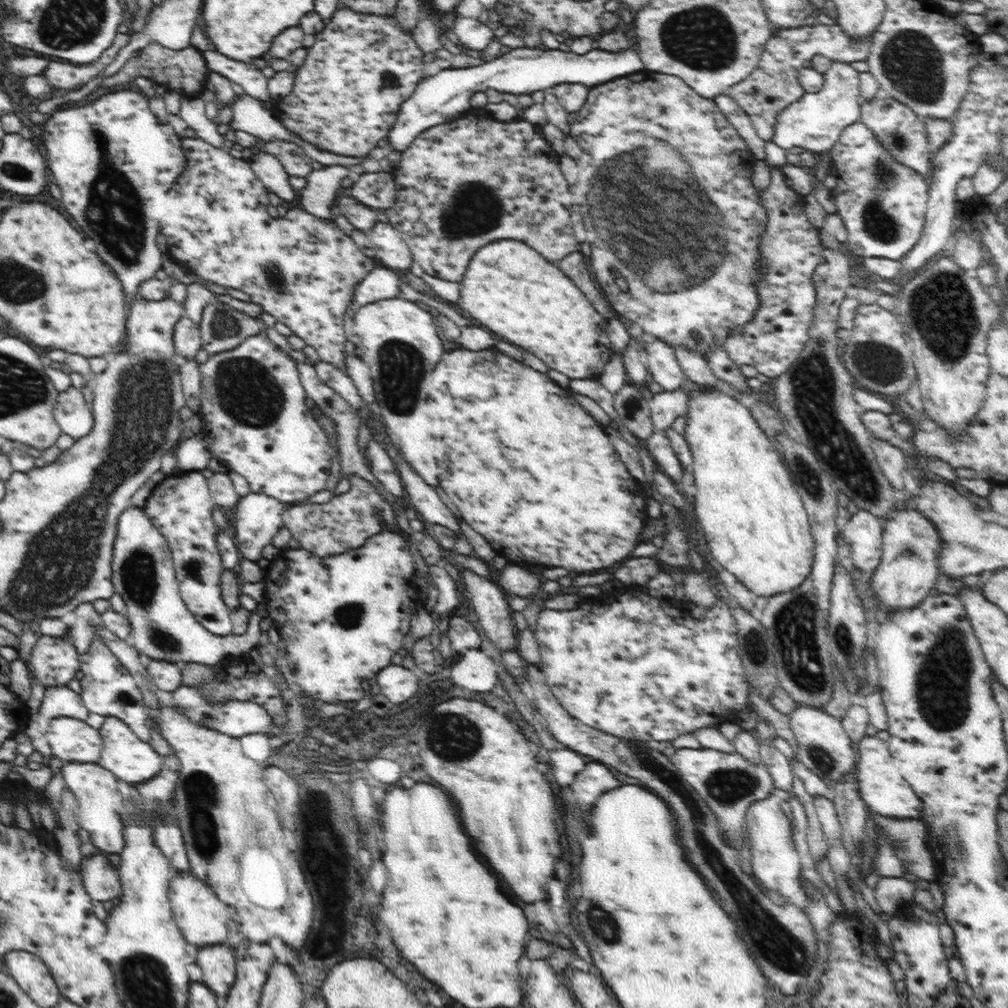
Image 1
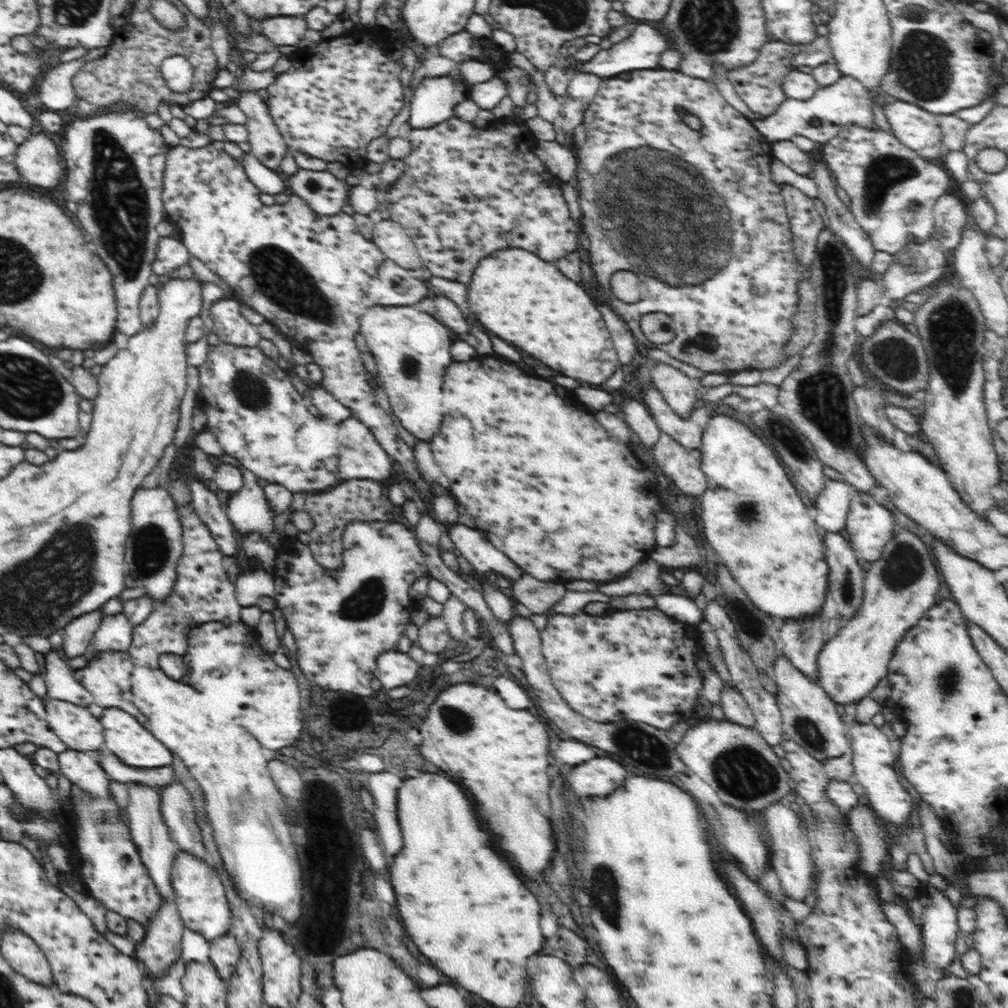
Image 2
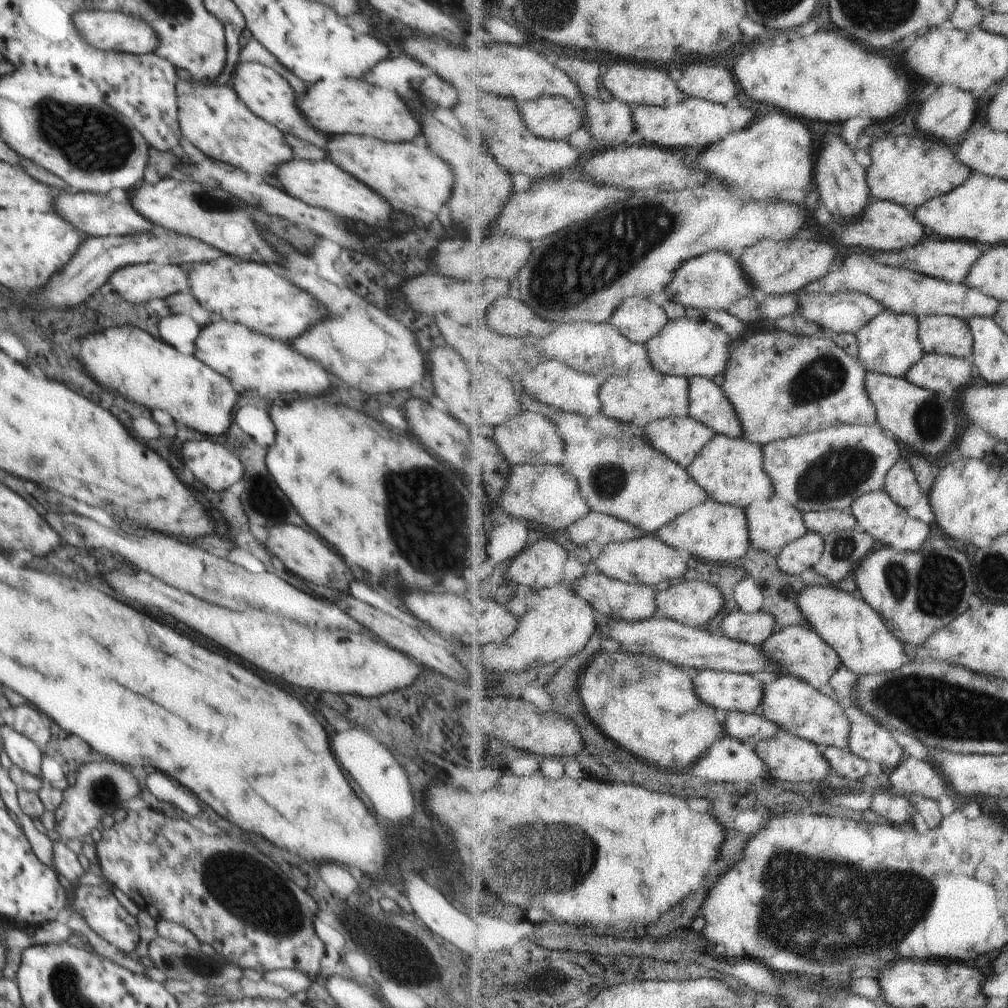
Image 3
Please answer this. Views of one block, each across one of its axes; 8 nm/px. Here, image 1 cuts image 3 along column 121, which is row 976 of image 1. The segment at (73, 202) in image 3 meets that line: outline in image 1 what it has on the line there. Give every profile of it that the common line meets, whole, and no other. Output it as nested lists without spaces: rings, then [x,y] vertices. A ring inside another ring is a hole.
[[[225,943],[201,947],[195,962],[202,969],[203,983],[216,996],[228,995],[236,980],[235,954]]]

